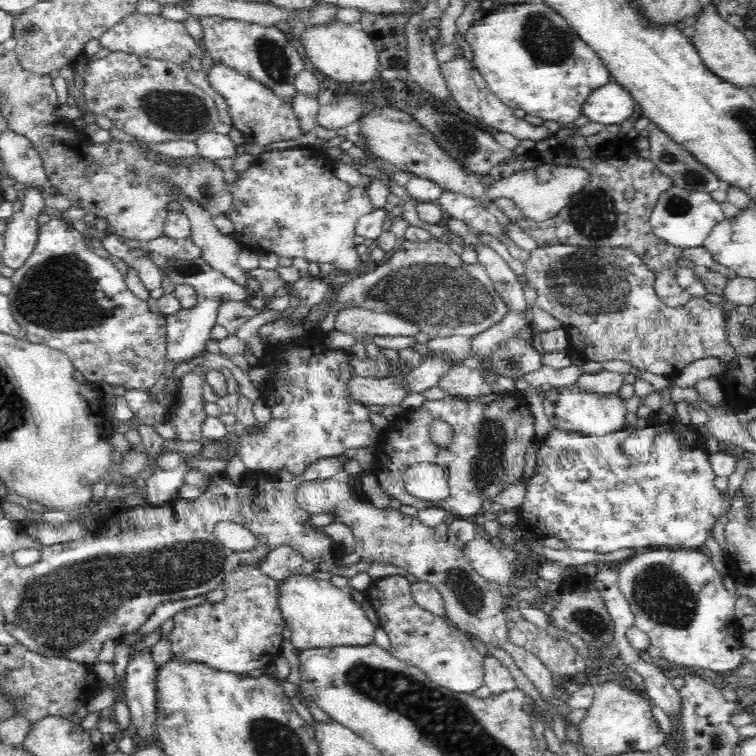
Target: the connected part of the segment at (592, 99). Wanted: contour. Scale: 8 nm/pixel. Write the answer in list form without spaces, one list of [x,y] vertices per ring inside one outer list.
[[[608,83],[588,96],[582,114],[588,120],[603,125],[620,125],[634,114],[634,100],[627,89],[620,84]]]

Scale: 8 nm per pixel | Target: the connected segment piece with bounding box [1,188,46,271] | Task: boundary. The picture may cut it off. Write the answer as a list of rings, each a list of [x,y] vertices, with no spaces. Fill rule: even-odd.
[[[27,188],[24,192],[23,207],[5,219],[3,232],[4,250],[1,253],[3,264],[16,271],[32,254],[37,241],[37,217],[46,206],[46,200],[40,191]]]

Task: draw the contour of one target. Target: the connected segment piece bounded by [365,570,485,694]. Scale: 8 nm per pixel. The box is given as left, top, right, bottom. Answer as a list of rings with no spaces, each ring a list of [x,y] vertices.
[[[391,570],[386,577],[371,582],[365,594],[377,614],[377,625],[389,637],[392,656],[423,670],[432,682],[454,692],[470,694],[484,685],[484,656],[466,635],[416,604],[411,595],[410,580],[404,573]]]

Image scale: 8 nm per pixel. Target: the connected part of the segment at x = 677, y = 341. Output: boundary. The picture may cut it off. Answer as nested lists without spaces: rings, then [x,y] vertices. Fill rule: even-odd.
[[[557,244],[549,247],[537,247],[529,252],[528,260],[522,264],[524,274],[527,279],[536,287],[536,307],[550,312],[557,320],[562,322],[563,328],[570,334],[569,345],[572,349],[572,354],[577,355],[584,363],[586,362],[624,362],[640,372],[651,372],[652,374],[666,374],[676,376],[684,367],[696,362],[702,358],[717,357],[723,362],[730,362],[735,357],[735,349],[728,343],[728,332],[726,330],[726,318],[730,314],[730,310],[726,311],[714,304],[708,302],[704,298],[691,298],[691,300],[681,308],[670,308],[657,296],[654,289],[654,276],[648,267],[641,263],[640,257],[633,255],[631,251],[620,247],[586,247],[572,246],[567,244]]]

